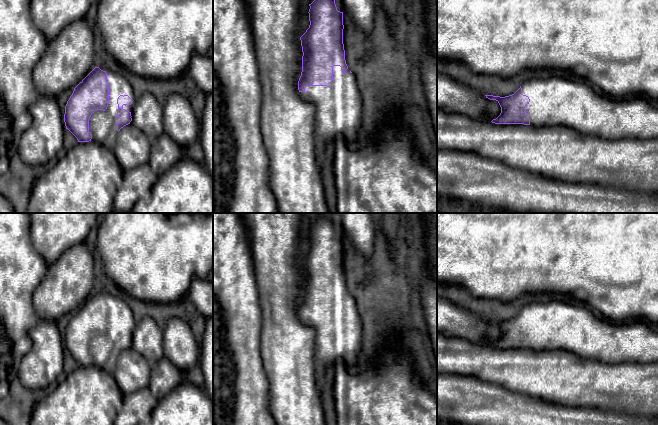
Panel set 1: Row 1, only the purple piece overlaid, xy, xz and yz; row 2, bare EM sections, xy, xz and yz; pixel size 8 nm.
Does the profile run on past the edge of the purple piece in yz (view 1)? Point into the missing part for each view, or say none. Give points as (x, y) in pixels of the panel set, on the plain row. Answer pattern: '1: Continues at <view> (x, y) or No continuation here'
1: Continues at yz (554, 325)

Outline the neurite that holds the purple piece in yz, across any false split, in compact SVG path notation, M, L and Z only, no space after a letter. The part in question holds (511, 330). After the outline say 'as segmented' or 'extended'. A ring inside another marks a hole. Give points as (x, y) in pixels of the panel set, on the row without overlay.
M555 298L546 302L525 304L520 312L509 320L485 320L490 324L496 324L501 331L500 339L491 345L495 348L524 348L532 351L563 350L609 364L658 363L658 330L655 327L642 321L612 323L596 318L589 307L583 304L576 306Z; extended

